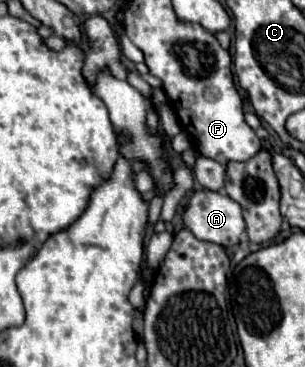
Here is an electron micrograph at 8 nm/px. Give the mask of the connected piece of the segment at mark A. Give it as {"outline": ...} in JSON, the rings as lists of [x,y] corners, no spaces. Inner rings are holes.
{"outline":[[[209,189],[193,191],[193,195],[187,201],[185,211],[183,211],[183,223],[197,239],[213,241],[213,243],[219,243],[223,247],[239,243],[239,235],[245,231],[241,205],[237,205],[231,197],[223,195],[221,191],[209,191]]]}

